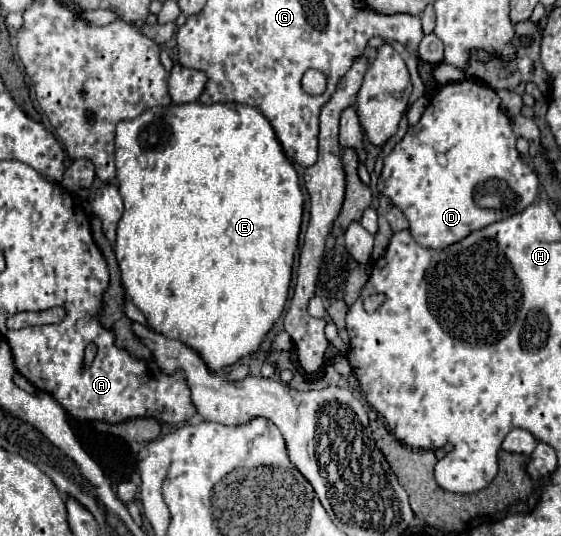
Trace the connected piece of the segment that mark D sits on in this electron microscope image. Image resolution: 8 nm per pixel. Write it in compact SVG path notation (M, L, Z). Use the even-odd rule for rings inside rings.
M474 81L448 83L432 97L422 119L414 127L408 127L402 141L384 159L378 189L402 209L410 223L412 237L422 247L444 249L476 229L524 211L536 201L538 175L532 171L530 163L522 159L516 149L516 139L494 89Z

